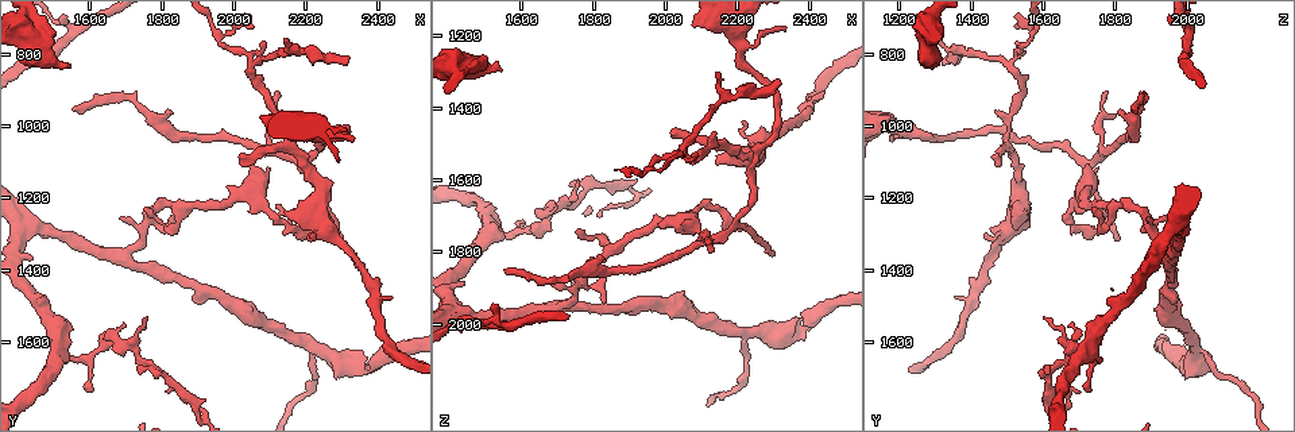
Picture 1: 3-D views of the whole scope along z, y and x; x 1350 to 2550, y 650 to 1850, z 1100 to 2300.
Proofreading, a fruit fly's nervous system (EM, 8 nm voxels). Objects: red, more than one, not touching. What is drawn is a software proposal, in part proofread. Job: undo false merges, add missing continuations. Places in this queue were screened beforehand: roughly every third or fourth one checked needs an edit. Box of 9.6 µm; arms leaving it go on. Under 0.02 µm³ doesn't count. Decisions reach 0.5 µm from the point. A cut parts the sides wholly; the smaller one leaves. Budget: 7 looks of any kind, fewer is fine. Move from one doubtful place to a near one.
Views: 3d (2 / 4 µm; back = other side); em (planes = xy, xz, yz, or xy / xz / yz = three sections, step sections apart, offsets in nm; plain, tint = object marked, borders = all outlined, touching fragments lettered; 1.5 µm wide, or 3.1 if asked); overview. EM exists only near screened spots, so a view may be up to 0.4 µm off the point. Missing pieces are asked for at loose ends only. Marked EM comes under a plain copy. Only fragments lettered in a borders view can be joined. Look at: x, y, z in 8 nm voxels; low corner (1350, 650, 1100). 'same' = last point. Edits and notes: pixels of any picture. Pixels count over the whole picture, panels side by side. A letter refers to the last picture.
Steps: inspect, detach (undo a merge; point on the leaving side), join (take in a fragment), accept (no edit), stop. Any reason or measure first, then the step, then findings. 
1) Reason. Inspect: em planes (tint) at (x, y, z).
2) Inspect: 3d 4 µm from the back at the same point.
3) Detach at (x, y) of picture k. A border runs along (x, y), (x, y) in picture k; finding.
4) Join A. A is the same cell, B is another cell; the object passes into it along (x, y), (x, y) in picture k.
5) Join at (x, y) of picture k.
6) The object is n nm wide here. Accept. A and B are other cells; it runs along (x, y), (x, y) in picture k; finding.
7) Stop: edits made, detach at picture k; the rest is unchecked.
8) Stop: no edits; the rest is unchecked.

An open end. Inspect: em xz step 8 (borders) at (2440, 1480, 1360).

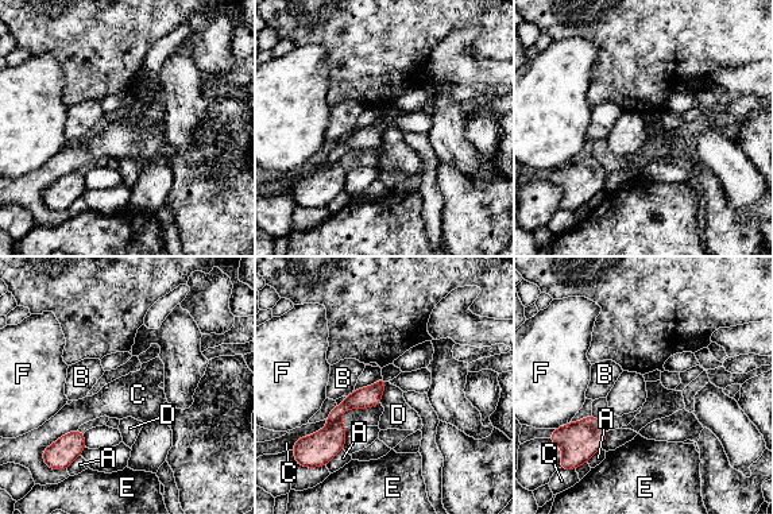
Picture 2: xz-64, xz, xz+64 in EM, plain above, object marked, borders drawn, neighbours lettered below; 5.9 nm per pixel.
Inspect: em planes (borders) at the same point.

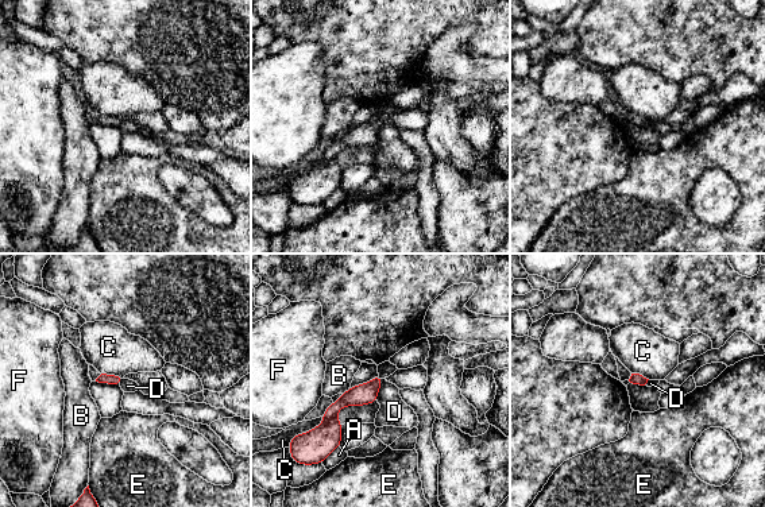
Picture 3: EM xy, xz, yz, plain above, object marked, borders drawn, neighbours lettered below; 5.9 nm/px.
Accept. A, B, C, D, E and F are other cells; a border runs along (383, 379), (377, 401) in picture 3; none of them fits.

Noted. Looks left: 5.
Thin end. Inspect: 3d 2 µm at (2220, 1300, 1430).

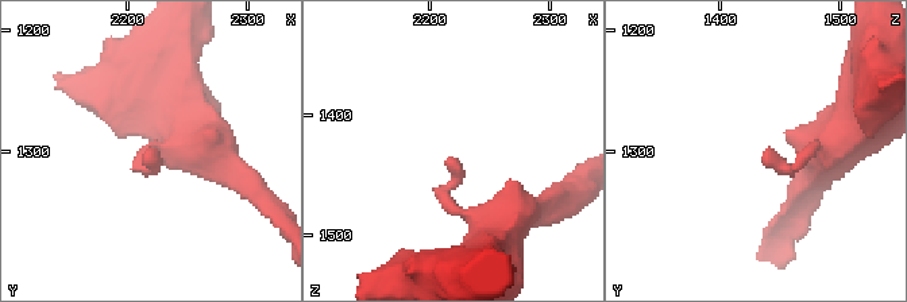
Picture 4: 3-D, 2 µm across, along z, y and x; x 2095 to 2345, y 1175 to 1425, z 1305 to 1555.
Inspect: em 3.1 µm planes (borders) at (2218, 1302, 1440).

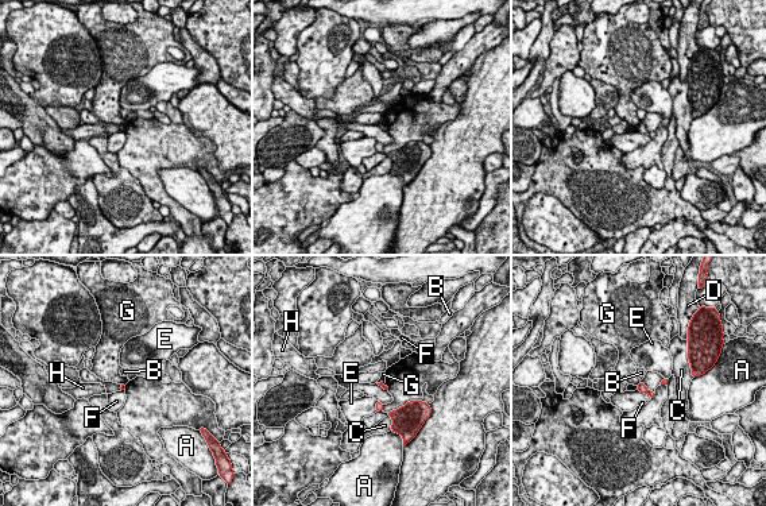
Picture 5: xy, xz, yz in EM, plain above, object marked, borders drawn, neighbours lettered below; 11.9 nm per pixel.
Accept. A, B, C, D, E, F, G and H are other cells; none of them fits.

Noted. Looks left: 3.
Inspect: em xy step 4 (tint) at (2010, 1100, 1480).

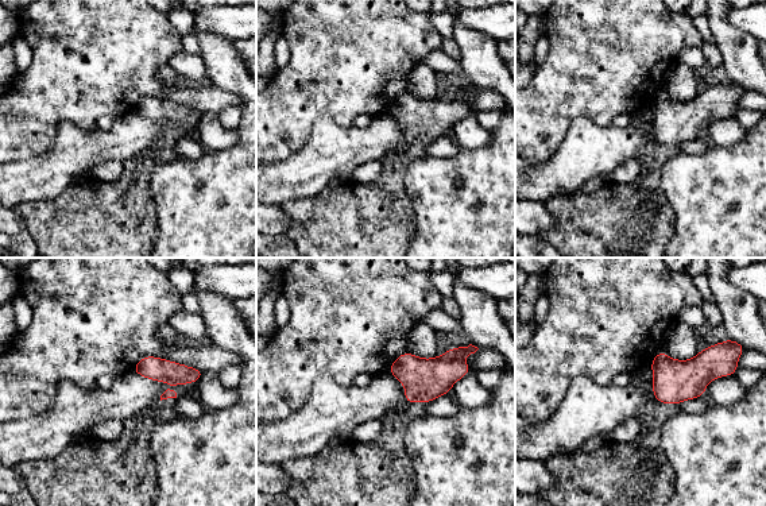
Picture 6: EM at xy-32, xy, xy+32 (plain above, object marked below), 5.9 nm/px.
Another direction. Inspect: em planes (borders) at the same point.

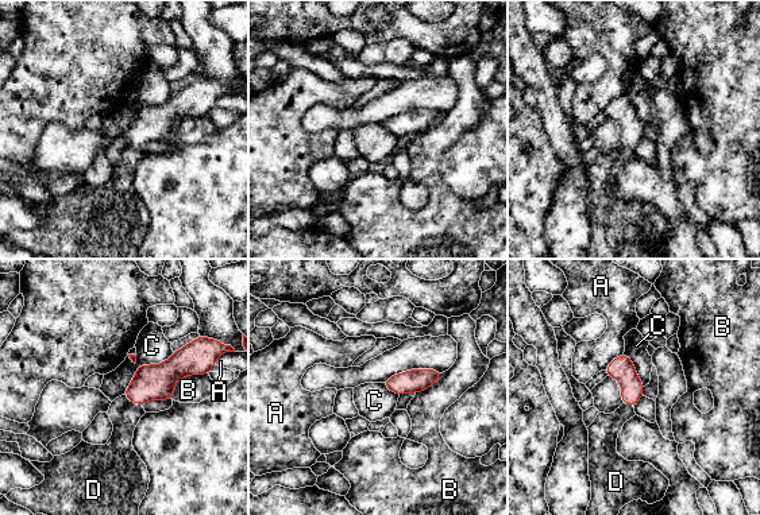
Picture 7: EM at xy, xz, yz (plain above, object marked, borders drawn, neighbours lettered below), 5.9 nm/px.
Join D. D is the same cell, A, B and C are other cells; it goes on there.

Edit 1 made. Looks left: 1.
Stop: edits made, join at picture 7; the rest is unchecked.

